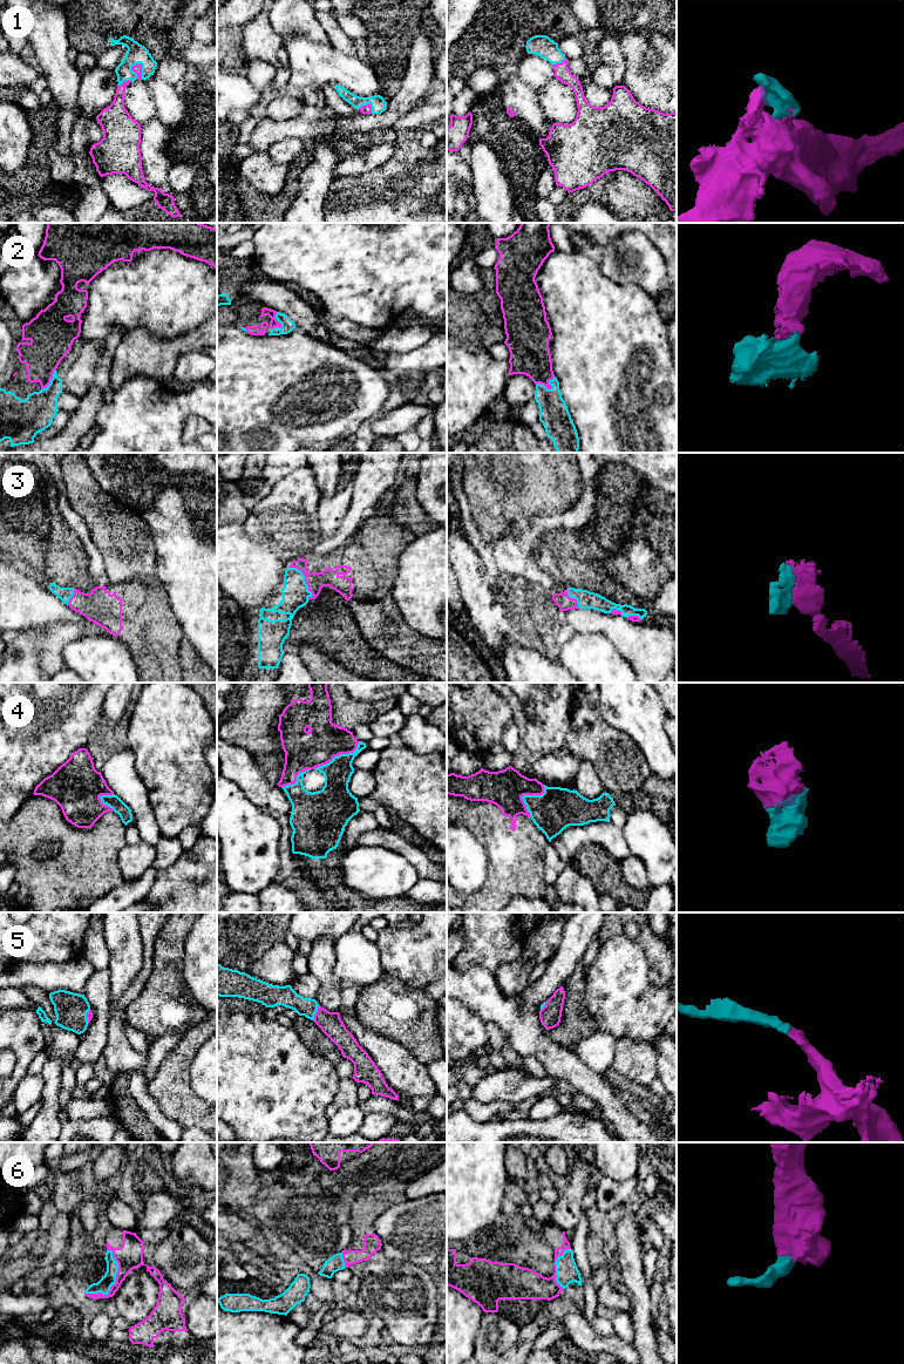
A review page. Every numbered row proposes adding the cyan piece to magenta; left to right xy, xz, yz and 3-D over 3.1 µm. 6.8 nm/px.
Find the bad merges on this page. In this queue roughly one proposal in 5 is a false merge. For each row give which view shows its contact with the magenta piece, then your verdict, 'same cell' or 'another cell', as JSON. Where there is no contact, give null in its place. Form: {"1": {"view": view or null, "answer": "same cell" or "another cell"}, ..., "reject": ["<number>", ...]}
{"1": {"view": "xy", "answer": "same cell"}, "2": {"view": "yz", "answer": "same cell"}, "3": {"view": "xz", "answer": "same cell"}, "4": {"view": "xz", "answer": "same cell"}, "5": {"view": "xz", "answer": "same cell"}, "6": {"view": "xy", "answer": "same cell"}, "reject": []}

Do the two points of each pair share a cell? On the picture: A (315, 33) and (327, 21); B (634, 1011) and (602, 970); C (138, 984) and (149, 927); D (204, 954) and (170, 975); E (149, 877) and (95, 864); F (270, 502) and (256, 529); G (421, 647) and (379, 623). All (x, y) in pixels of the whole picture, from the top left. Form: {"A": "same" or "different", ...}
{"A": "different", "B": "same", "C": "same", "D": "different", "E": "different", "F": "same", "G": "same"}

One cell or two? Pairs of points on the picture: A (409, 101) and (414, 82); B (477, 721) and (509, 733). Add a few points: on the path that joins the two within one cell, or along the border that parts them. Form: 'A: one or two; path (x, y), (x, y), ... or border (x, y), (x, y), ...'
A: one; path (409, 96), (414, 87)
B: two; border (512, 718), (505, 727), (500, 742)

